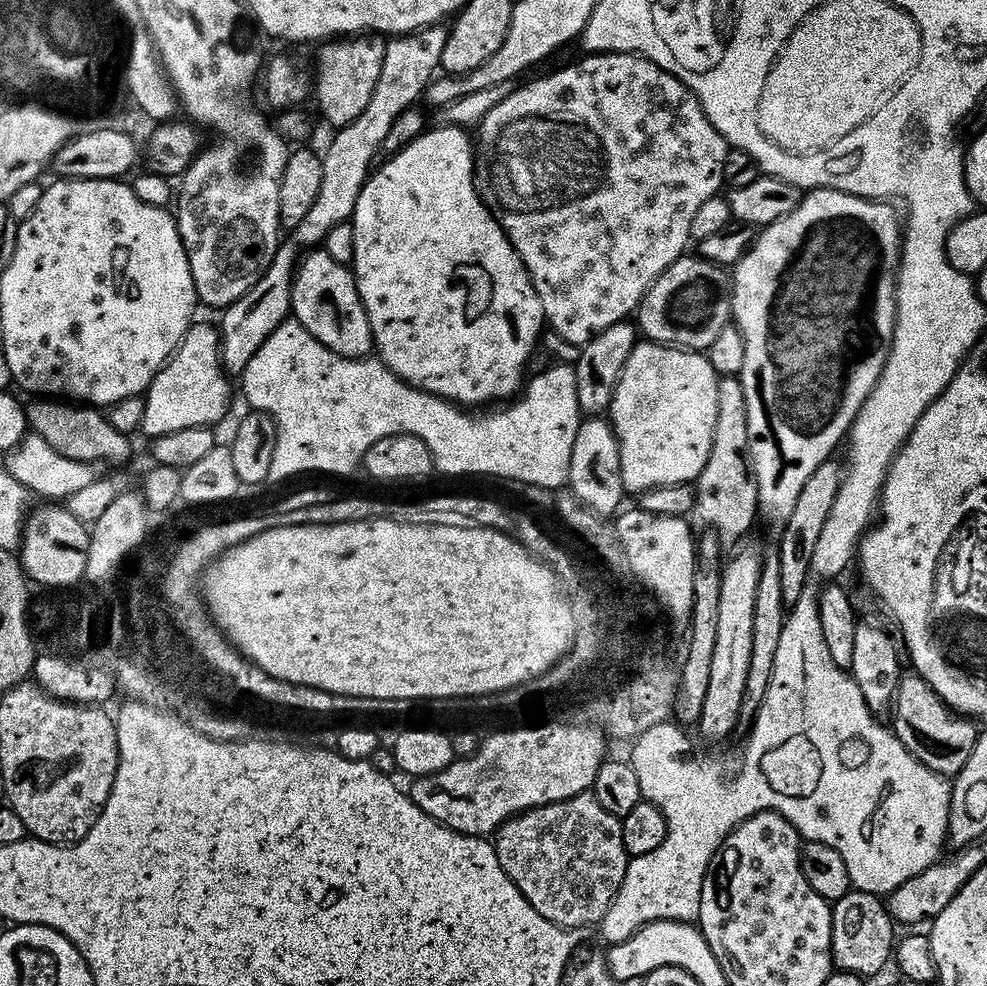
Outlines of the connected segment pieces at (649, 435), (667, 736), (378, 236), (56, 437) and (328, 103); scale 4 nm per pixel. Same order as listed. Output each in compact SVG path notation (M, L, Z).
M637 342L622 366L606 416L616 436L622 482L629 493L639 494L647 488L695 481L702 466L706 466L714 438L714 422L718 418L718 377L714 366L710 366L707 355L700 350Z
M815 582L805 584L798 602L787 609L782 634L778 634L778 651L774 654L774 674L770 674L770 686L766 686L766 698L762 698L762 706L758 710L756 719L747 729L749 732L748 741L744 744L744 757L740 760L740 769L737 770L733 780L720 780L720 772L714 765L707 764L700 756L688 756L692 744L688 741L687 734L684 733L687 731L675 722L651 726L645 733L631 741L630 762L634 766L634 775L638 778L641 797L654 806L658 806L658 810L662 810L662 814L666 818L668 833L662 846L658 846L658 850L650 850L650 854L633 856L629 859L626 874L622 878L622 886L598 925L598 931L605 936L605 941L608 944L617 944L630 938L632 932L637 932L643 924L648 924L651 920L661 922L669 920L695 921L700 915L700 895L702 894L704 876L708 872L708 863L720 851L728 833L743 820L754 815L755 812L782 814L799 830L805 841L813 840L814 842L822 842L826 846L834 846L834 850L838 850L838 854L842 854L842 862L846 862L846 871L850 874L850 882L853 889L858 892L887 894L898 886L902 886L902 882L906 882L906 878L914 878L914 874L922 874L922 870L926 870L941 859L942 853L940 851L946 848L948 838L948 811L952 797L949 781L945 777L939 776L934 770L922 766L922 762L918 762L918 758L914 758L914 754L910 754L910 750L906 750L906 746L902 746L902 742L891 727L885 726L883 728L875 720L874 712L868 708L867 702L863 700L858 682L845 669L838 667L834 658L830 658L830 650L826 650L826 638L822 638L822 622L818 622L821 591L821 585L818 586Z
M433 127L414 138L410 146L406 146L389 160L383 161L362 186L350 221L354 230L354 258L350 267L356 277L358 294L362 298L366 318L370 322L372 343L378 353L378 359L398 378L423 392L442 396L445 400L451 400L460 406L488 406L493 402L507 401L521 391L522 381L526 376L525 364L537 351L536 339L541 339L540 331L545 331L546 321L540 311L538 294L532 291L530 274L522 258L514 250L508 235L500 229L500 223L493 218L492 211L480 201L480 195L476 193L474 144L469 133L463 127Z
M36 398L27 405L28 426L33 433L46 440L58 454L76 459L80 463L99 465L99 460L120 464L128 456L129 437L110 426L107 415L92 406L65 402L60 398Z
M357 34L333 38L319 45L316 72L314 68L314 100L316 96L321 114L332 126L354 122L354 118L366 110L366 102L370 102L370 94L374 94L374 86L378 82L378 74L382 74L385 43L385 37L379 34Z

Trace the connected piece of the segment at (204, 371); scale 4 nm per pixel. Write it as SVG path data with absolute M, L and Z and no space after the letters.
M193 323L182 342L172 353L167 364L159 369L156 377L148 384L148 390L144 396L144 422L142 432L148 438L157 436L171 436L184 434L189 430L200 430L203 424L216 424L228 412L228 403L232 400L232 388L230 377L224 371L224 365L220 358L220 338L215 327L208 324Z

